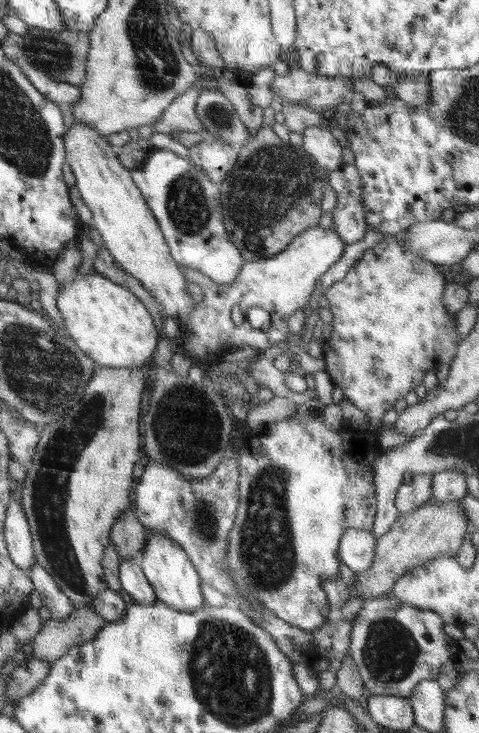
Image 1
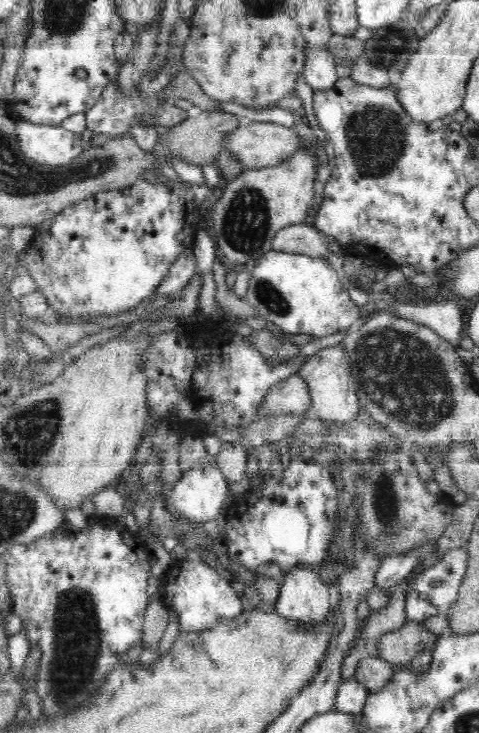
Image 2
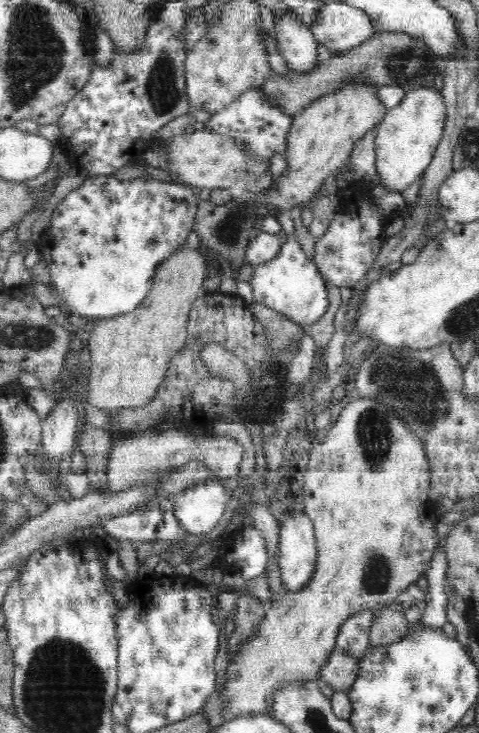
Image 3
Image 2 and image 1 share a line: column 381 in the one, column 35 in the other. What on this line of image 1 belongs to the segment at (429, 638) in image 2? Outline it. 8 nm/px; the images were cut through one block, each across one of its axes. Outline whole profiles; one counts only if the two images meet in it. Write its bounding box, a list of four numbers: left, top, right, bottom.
[24,606,106,661]

